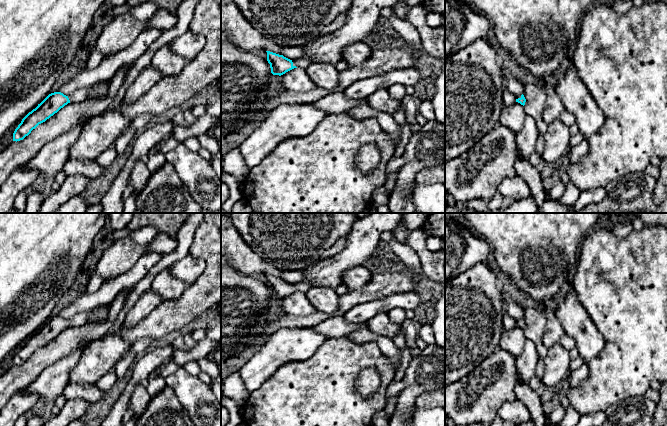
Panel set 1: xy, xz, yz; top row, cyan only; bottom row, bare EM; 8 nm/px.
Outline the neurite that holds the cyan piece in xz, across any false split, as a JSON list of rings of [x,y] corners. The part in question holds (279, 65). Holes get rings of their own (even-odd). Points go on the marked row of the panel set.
[[[270,51],[267,52],[267,61],[270,64],[271,73],[273,75],[283,75],[294,68],[306,68],[312,63],[310,58],[302,57],[290,60],[283,55],[279,55]]]

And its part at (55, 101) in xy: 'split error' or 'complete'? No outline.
split error

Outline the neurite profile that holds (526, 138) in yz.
[[[526,115],[522,129],[515,135],[518,148],[517,158],[528,159],[535,152],[538,136],[539,131],[535,120]]]

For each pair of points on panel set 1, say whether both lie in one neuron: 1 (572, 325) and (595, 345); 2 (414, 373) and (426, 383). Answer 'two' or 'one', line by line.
1: one
2: one

